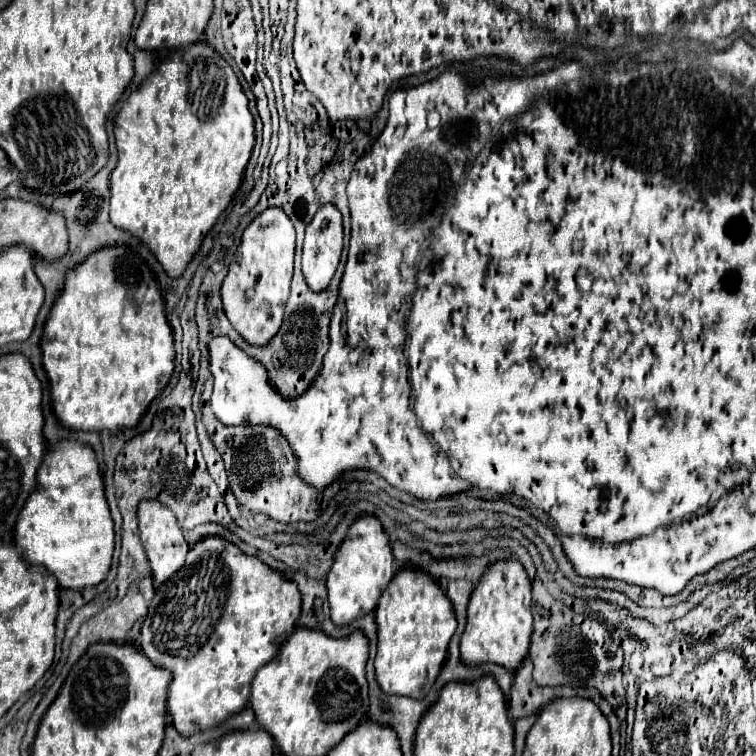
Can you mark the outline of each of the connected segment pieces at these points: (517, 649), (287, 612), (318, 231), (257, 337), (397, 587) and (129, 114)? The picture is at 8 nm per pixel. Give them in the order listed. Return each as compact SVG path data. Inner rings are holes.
M495 561L485 569L467 605L467 625L461 635L461 659L467 665L497 663L515 671L529 649L533 629L531 581L519 561Z
M205 537L197 541L189 549L183 569L155 589L141 627L143 653L151 659L151 663L157 663L157 667L173 673L167 705L177 731L183 735L205 731L219 725L229 715L239 713L249 701L255 673L273 659L273 647L279 647L281 639L297 627L299 613L301 595L297 591L297 583L285 579L261 559L245 555L237 545L225 541L223 537Z
M323 205L315 213L313 221L307 225L307 231L305 231L303 263L301 265L303 265L303 277L305 277L307 285L309 285L309 289L313 289L313 291L319 293L319 291L323 291L329 285L329 281L331 281L331 277L333 277L333 273L335 273L335 269L339 265L342 251L343 224L341 213L333 205Z
M279 207L259 213L243 231L237 247L237 263L245 271L245 293L221 293L223 311L239 335L253 345L263 345L277 335L283 323L283 307L289 297L295 255L295 227Z
M401 569L379 597L375 623L379 631L375 657L379 687L389 695L425 697L439 675L447 657L449 639L457 627L453 607L437 579L423 569Z
M199 41L193 47L187 49L179 49L169 61L163 61L141 85L137 91L133 91L129 95L129 99L123 103L121 111L115 117L115 141L117 141L117 151L119 151L119 163L111 173L111 223L123 231L129 231L131 235L143 239L147 243L147 247L155 253L155 257L159 259L159 263L163 265L163 269L167 271L169 277L179 277L187 263L191 261L191 257L195 255L195 251L201 247L203 237L209 233L209 229L215 225L217 217L225 211L225 207L229 205L229 201L233 199L235 191L241 185L243 173L245 173L245 165L251 157L251 149L255 145L255 129L253 129L253 115L247 107L247 97L241 91L241 85L233 73L233 69L229 67L229 63L207 43L207 41ZM203 107L205 117L197 115L197 109Z

